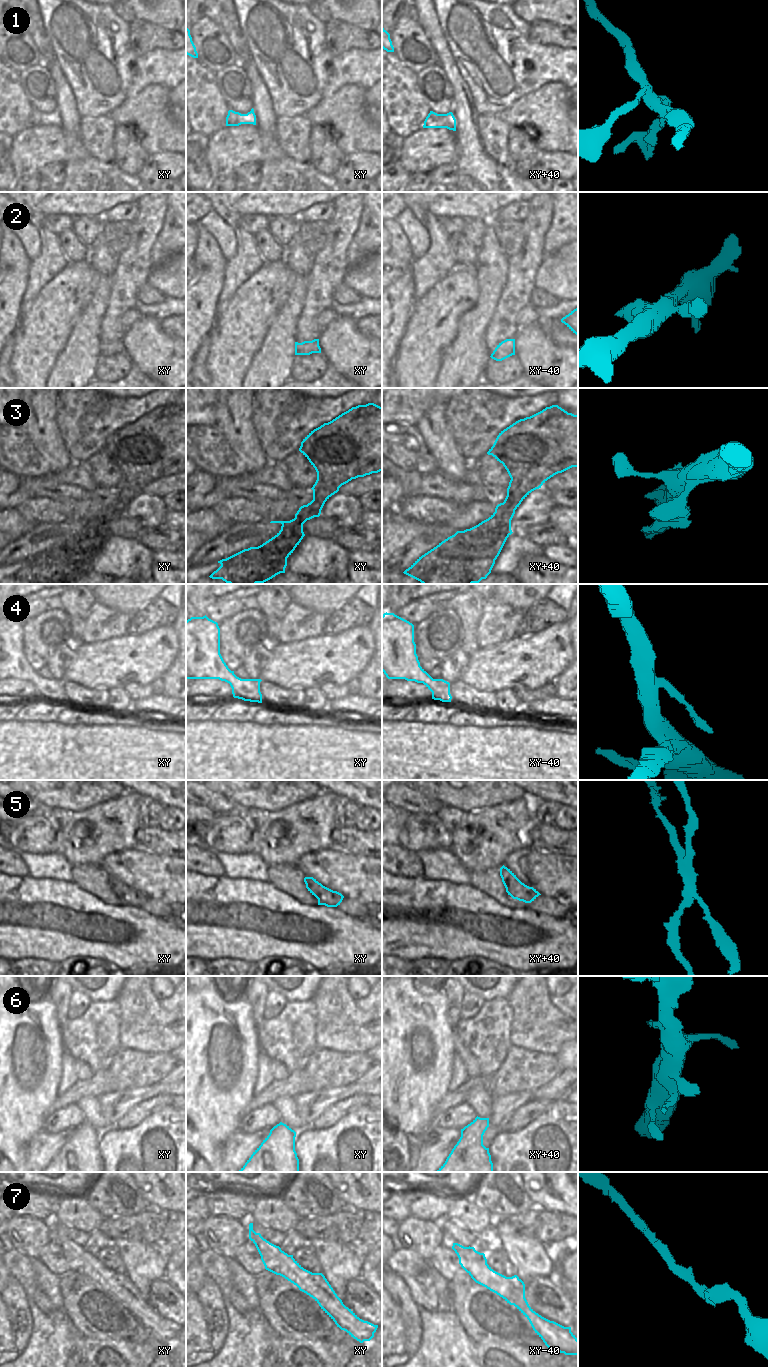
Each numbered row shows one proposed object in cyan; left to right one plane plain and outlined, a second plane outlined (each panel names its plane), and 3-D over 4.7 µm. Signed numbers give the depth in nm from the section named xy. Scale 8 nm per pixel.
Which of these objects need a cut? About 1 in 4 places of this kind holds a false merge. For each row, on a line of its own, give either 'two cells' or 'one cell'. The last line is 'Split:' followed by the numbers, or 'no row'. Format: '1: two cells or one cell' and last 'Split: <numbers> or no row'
1: two cells
2: one cell
3: two cells
4: one cell
5: two cells
6: one cell
7: one cell
Split: 1, 3, 5

